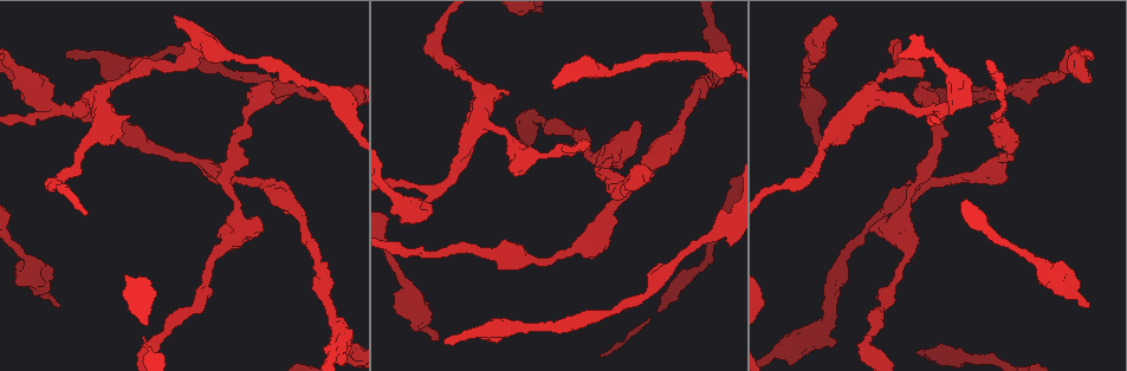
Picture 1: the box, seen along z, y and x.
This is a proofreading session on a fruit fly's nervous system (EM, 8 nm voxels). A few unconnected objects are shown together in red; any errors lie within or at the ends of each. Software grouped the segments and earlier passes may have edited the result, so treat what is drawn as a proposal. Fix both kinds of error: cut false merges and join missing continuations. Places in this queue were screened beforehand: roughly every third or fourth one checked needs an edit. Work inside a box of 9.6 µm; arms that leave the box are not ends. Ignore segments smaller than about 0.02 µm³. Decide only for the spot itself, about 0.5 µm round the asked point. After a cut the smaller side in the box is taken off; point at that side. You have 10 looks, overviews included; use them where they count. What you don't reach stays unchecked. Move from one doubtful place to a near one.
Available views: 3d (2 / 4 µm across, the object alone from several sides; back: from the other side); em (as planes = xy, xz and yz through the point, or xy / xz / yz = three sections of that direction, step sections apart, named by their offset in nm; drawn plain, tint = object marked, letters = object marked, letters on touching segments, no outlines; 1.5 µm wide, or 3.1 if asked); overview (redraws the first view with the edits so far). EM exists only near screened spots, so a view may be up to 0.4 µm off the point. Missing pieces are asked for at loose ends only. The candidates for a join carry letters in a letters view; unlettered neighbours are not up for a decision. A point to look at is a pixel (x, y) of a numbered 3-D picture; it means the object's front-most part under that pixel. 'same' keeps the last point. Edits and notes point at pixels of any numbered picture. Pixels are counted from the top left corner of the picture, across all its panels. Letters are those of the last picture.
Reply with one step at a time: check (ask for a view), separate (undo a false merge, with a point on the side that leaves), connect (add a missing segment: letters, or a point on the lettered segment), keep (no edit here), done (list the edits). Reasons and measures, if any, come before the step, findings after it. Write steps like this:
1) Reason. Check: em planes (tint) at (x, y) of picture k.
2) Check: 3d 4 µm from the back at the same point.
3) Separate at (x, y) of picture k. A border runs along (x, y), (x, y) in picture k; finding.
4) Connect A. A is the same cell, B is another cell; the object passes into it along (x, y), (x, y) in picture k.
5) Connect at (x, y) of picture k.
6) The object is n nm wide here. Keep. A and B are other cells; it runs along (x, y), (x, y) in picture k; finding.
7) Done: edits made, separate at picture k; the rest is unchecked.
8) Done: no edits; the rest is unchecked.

Branch stops here. Check: 3d 4 µm at (582, 142) of picture 1.

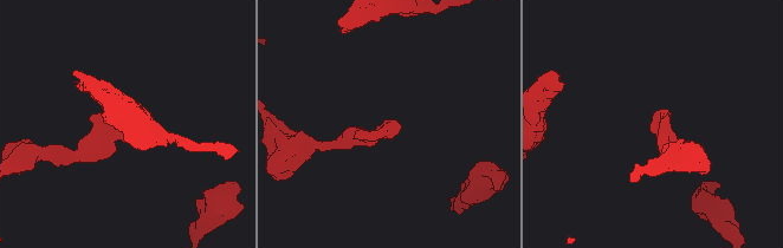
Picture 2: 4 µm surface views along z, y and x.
Check: em planes (plain) at (655, 116) of picture 2.

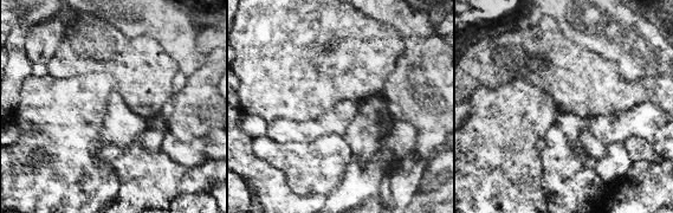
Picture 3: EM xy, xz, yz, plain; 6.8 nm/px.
Check: em planes (letters) at the same point.

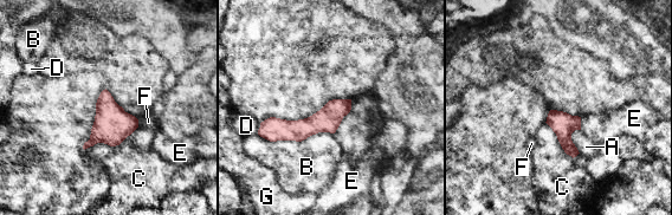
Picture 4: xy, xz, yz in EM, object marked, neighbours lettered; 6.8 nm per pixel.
Keep. A, B, C, D, E, F and G are other cells; a border runs along (333, 132), (301, 141), (258, 135) in picture 4; no lettered segment goes on from it.

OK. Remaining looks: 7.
Free end. Check: em xy step 4 (letters) at (267, 82) of picture 1.

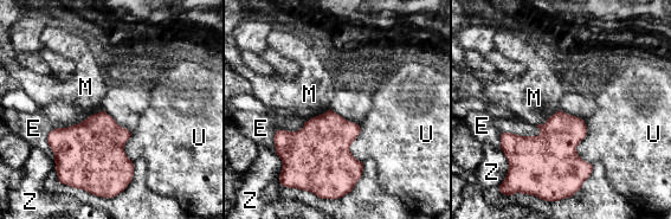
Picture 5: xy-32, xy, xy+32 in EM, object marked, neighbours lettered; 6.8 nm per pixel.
Keep. E, M, U and Z are other cells; a border runs along (329, 108), (304, 122) in picture 5; no lettered segment goes on from it.

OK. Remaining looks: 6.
Calibre changes. Check: em planes (letters) at (734, 62) of picture 1.

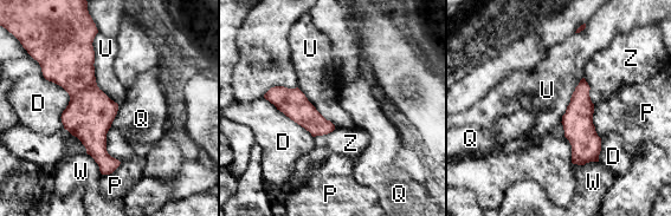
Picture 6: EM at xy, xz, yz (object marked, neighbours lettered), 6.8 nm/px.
The object is 90 nm wide here. Keep. D, P, Q, U, W and Z are other cells; a border runs along (96, 33), (95, 82), (118, 104) in picture 6; one cell here.

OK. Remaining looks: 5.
Thick turns thin. Check: em planes (letters) at (214, 54) of picture 1.

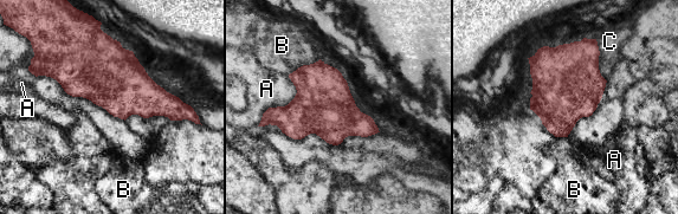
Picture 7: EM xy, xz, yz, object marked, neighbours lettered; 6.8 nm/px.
The longest contact is with A, 340 nm. Keep. A, B and C are other cells; continuous, no second cell.

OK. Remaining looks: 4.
Free end. Check: em planes (letters) at (259, 230) of picture 1.

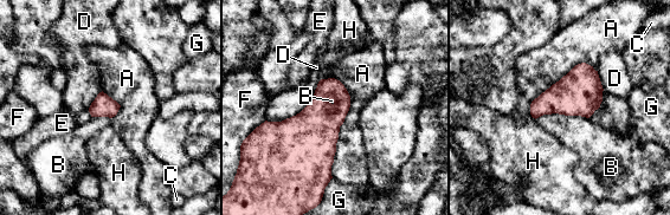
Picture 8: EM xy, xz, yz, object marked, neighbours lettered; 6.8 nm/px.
The object is 300 nm wide here; the longest contact is with A, 700 nm. Keep. A, B, C, D, E, F, G and H are other cells; none of them fits.

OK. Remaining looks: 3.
Done: no edits; the rest is unchecked.

